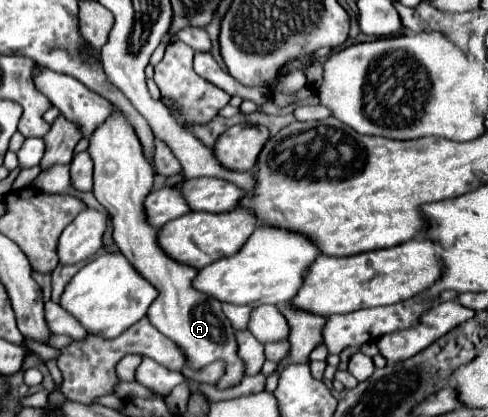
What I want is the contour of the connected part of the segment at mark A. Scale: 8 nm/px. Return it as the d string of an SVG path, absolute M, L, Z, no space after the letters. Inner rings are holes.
M115 110L113 116L109 116L107 122L95 130L95 134L89 140L87 152L95 164L93 194L99 200L99 204L105 206L113 216L113 244L129 258L133 268L159 290L157 300L149 306L147 318L161 334L171 338L183 350L183 354L187 356L187 364L191 368L199 370L215 360L223 360L227 364L227 372L219 380L217 388L229 388L239 384L245 366L237 356L235 330L223 314L221 302L213 300L213 296L197 292L191 286L193 276L197 276L199 272L197 268L177 264L177 260L169 260L169 256L165 256L165 252L157 248L159 228L153 228L145 220L143 206L145 196L153 188L155 172L153 166L147 164L141 142L133 134L131 124L119 110Z

